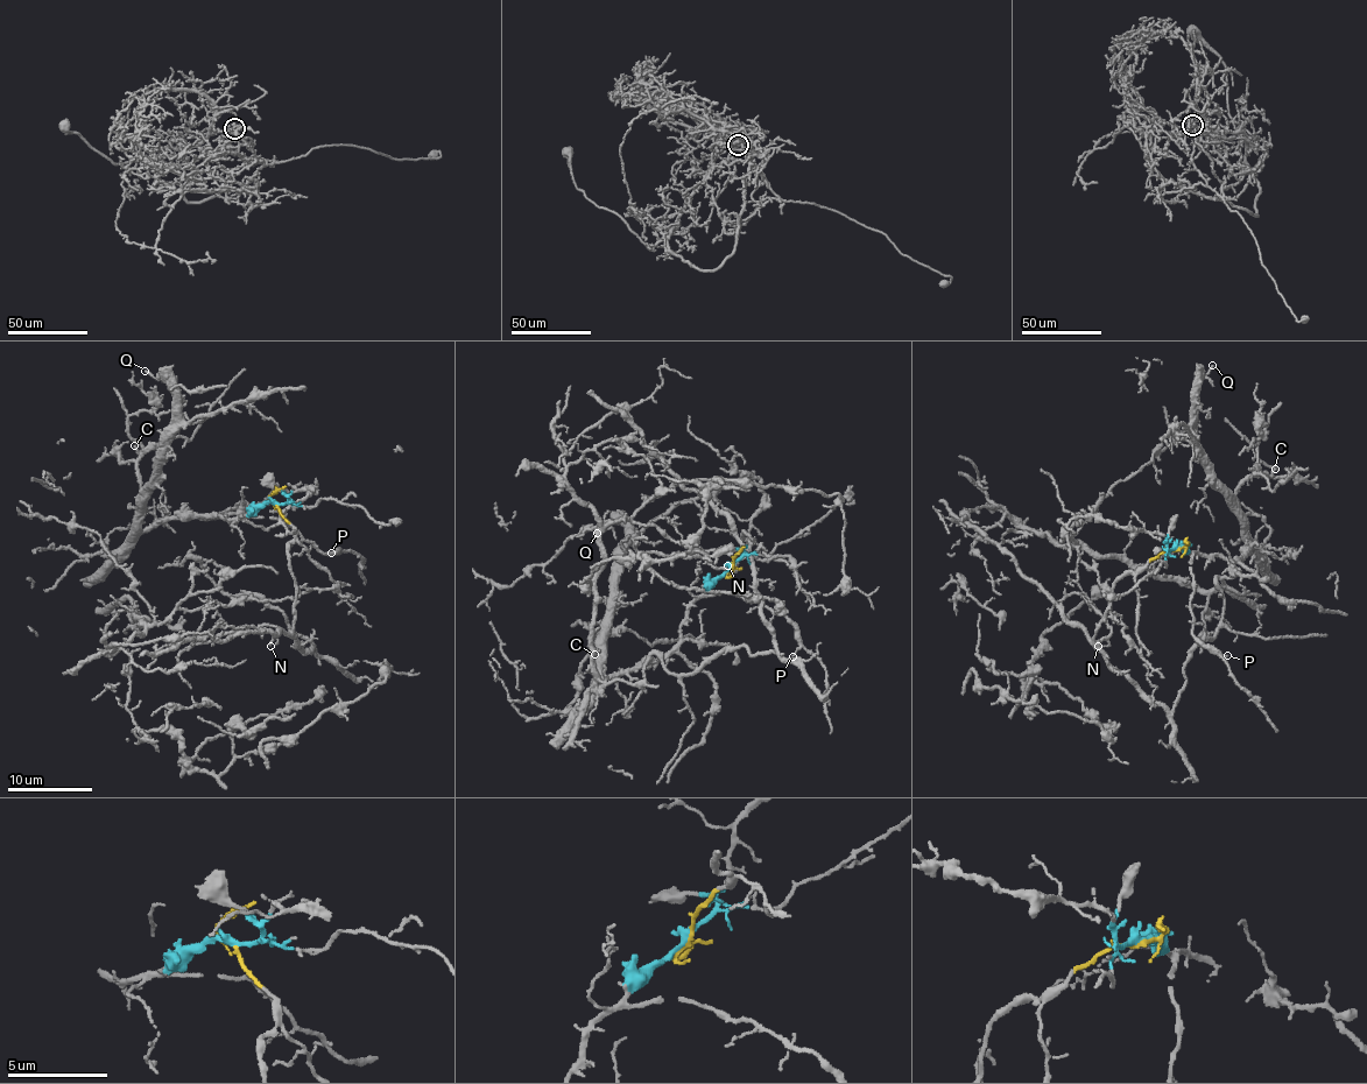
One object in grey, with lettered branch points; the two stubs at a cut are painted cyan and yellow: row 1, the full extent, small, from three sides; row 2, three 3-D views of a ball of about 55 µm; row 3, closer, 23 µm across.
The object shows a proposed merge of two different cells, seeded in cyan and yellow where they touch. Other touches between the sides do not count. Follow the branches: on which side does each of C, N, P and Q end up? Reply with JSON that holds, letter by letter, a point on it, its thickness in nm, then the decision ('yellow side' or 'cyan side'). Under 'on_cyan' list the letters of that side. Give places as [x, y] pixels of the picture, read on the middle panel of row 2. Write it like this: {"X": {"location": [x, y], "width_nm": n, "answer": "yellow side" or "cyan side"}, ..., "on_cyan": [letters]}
{"C": {"location": [594, 654], "width_nm": 130, "answer": "cyan side"}, "N": {"location": [727, 565], "width_nm": 130, "answer": "yellow side"}, "P": {"location": [793, 656], "width_nm": 130, "answer": "cyan side"}, "Q": {"location": [597, 533], "width_nm": 140, "answer": "cyan side"}, "on_cyan": ["C", "P", "Q"]}

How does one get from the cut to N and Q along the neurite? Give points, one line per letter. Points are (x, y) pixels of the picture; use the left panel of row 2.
N: (275, 504), (294, 529), (288, 553), (295, 585), (293, 631), (280, 631), (269, 646)
Q: (273, 504), (227, 520), (157, 520), (143, 529), (141, 490), (170, 431), (173, 389), (145, 371)

